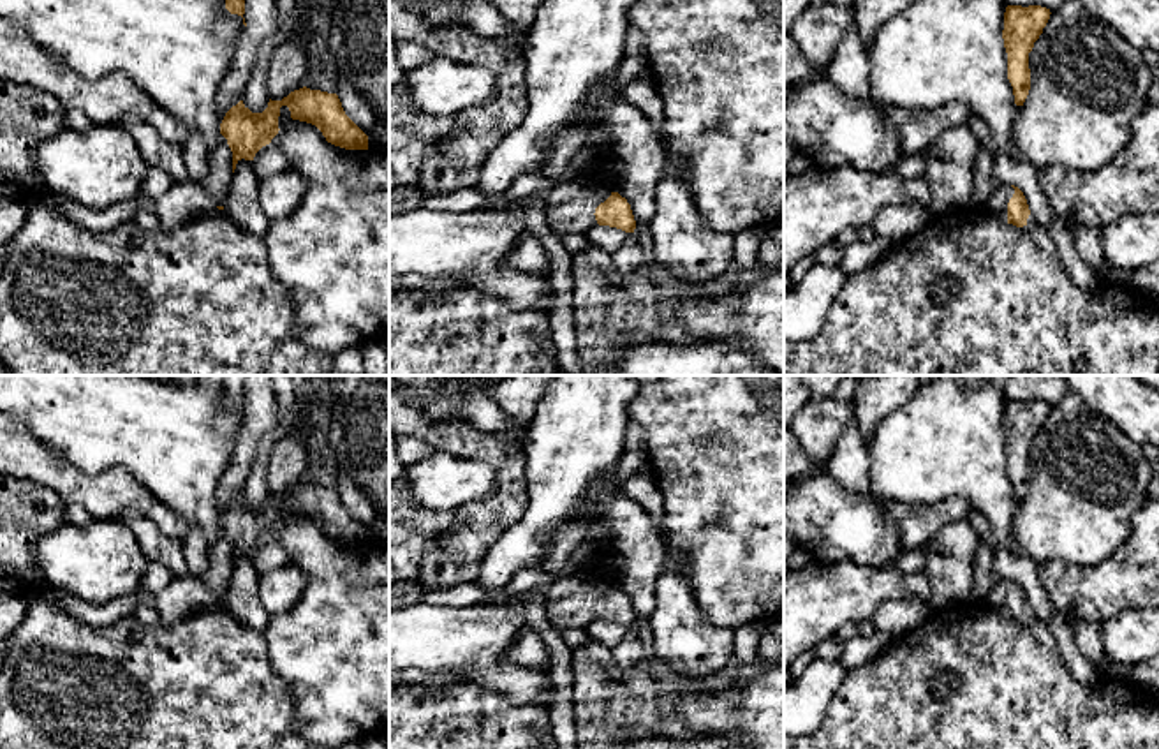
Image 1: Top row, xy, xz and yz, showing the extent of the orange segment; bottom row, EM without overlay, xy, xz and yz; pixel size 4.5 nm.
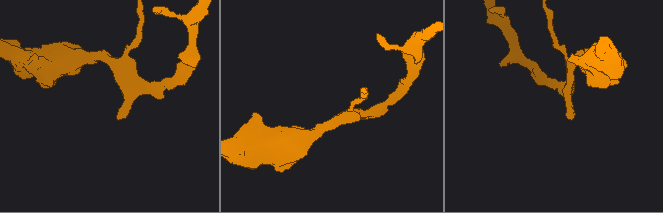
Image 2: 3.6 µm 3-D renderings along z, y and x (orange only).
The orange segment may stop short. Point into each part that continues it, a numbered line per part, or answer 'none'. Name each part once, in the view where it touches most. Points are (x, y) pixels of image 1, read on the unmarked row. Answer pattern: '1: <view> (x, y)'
1: yz (997, 598)

